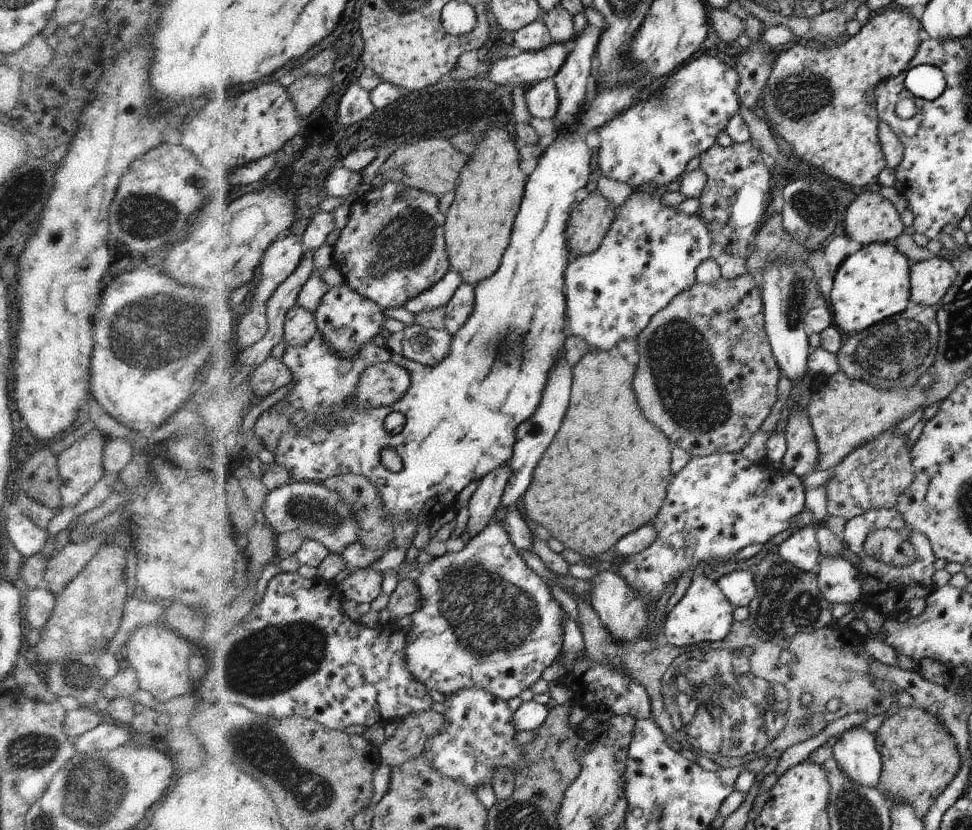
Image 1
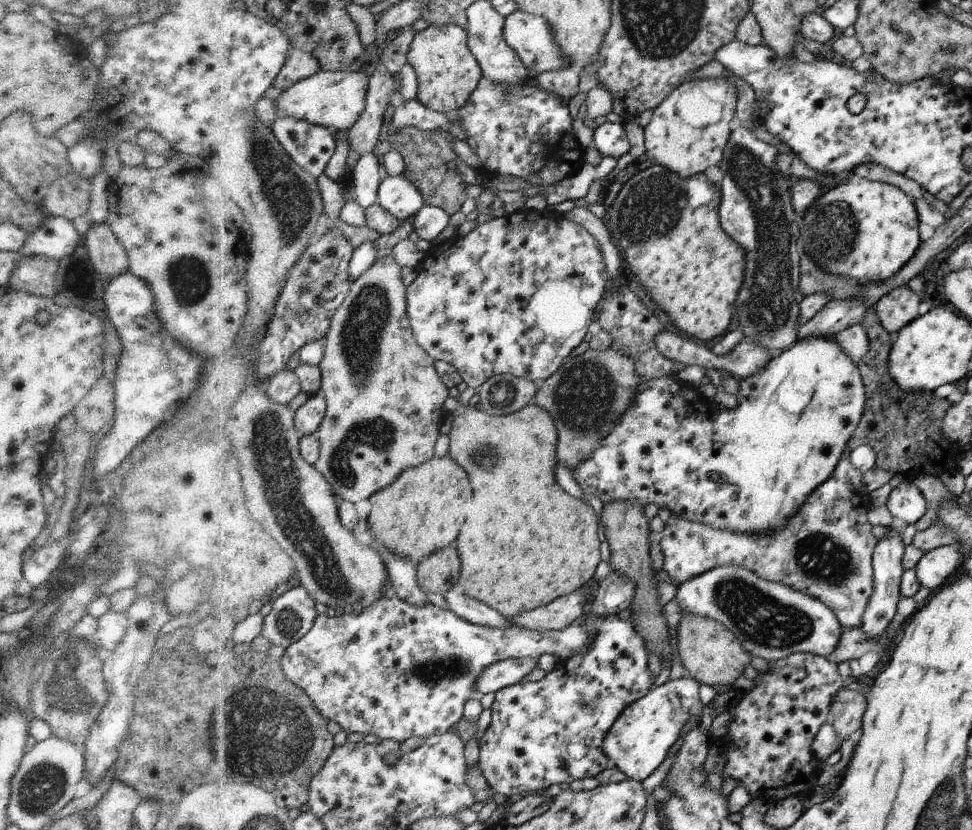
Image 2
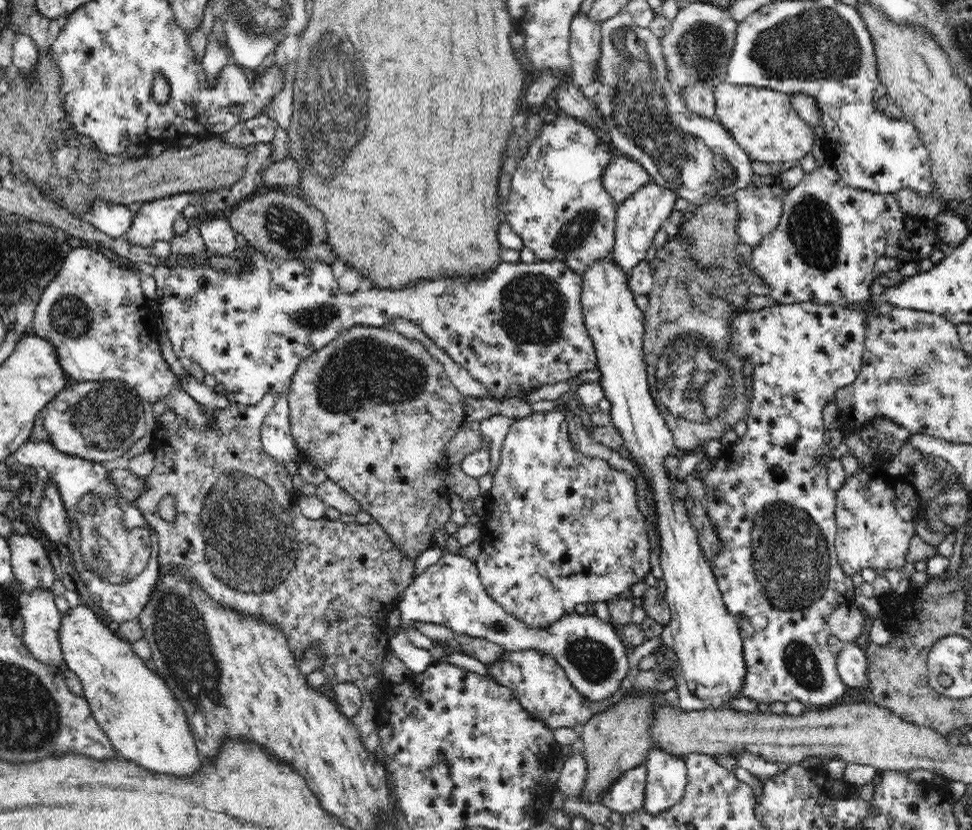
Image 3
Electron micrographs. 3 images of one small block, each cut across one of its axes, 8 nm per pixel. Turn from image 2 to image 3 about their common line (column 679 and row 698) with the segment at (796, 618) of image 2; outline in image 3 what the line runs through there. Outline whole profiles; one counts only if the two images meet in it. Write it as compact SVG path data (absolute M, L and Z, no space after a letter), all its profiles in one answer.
M447 549L445 551L435 564L427 567L406 587L397 602L402 626L406 627L412 621L441 624L455 633L485 638L506 651L544 651L558 661L586 703L603 701L624 690L629 675L627 651L610 623L595 614L574 612L566 614L547 630L526 626L491 600L481 583L475 561Z

